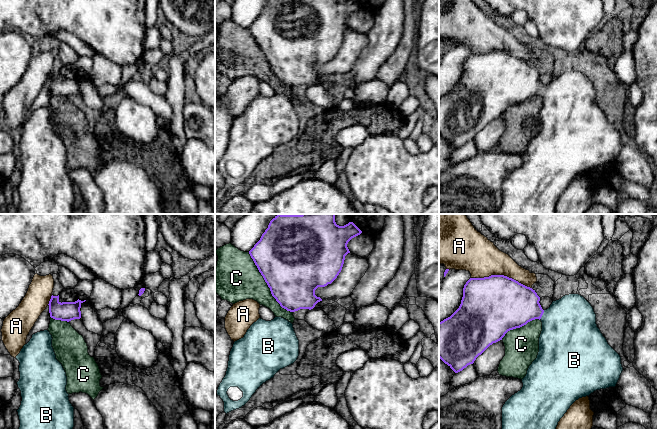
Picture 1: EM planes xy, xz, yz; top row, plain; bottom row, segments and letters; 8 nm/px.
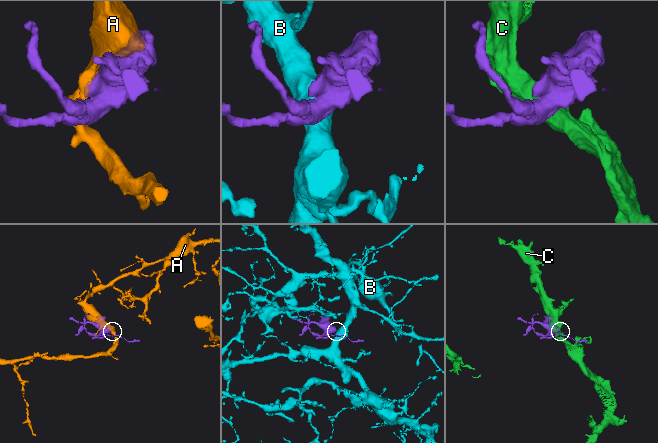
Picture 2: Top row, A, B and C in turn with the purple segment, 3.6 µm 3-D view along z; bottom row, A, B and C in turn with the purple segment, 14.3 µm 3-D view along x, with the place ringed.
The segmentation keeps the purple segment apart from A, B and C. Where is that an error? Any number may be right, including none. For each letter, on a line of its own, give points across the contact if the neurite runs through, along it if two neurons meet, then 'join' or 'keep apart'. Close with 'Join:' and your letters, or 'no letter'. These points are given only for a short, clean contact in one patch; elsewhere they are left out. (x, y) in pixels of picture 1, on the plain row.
A: keep apart
B: across yz (513, 81), (524, 82), (542, 90), (563, 99), (569, 105) | join
C: keep apart
Join: B

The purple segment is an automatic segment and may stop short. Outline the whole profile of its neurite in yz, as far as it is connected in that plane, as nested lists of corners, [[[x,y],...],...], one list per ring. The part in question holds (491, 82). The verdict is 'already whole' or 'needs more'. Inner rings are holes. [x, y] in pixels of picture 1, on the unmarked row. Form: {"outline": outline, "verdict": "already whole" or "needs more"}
{"outline": [[[491,51],[484,54],[470,54],[464,61],[463,73],[459,84],[450,93],[439,98],[439,134],[455,149],[458,149],[468,141],[473,140],[479,131],[481,131],[493,119],[502,116],[508,107],[520,104],[535,95],[539,95],[542,98],[542,107],[539,113],[539,128],[537,134],[529,142],[526,152],[522,155],[522,165],[512,171],[503,181],[502,205],[496,214],[556,214],[556,203],[558,198],[570,182],[579,174],[589,172],[596,166],[615,163],[623,147],[620,131],[608,120],[606,114],[597,103],[594,85],[583,72],[579,70],[565,71],[561,75],[553,77],[550,83],[546,86],[542,85],[539,77],[540,73],[537,71],[535,66],[504,51]]], "verdict": "needs more"}

